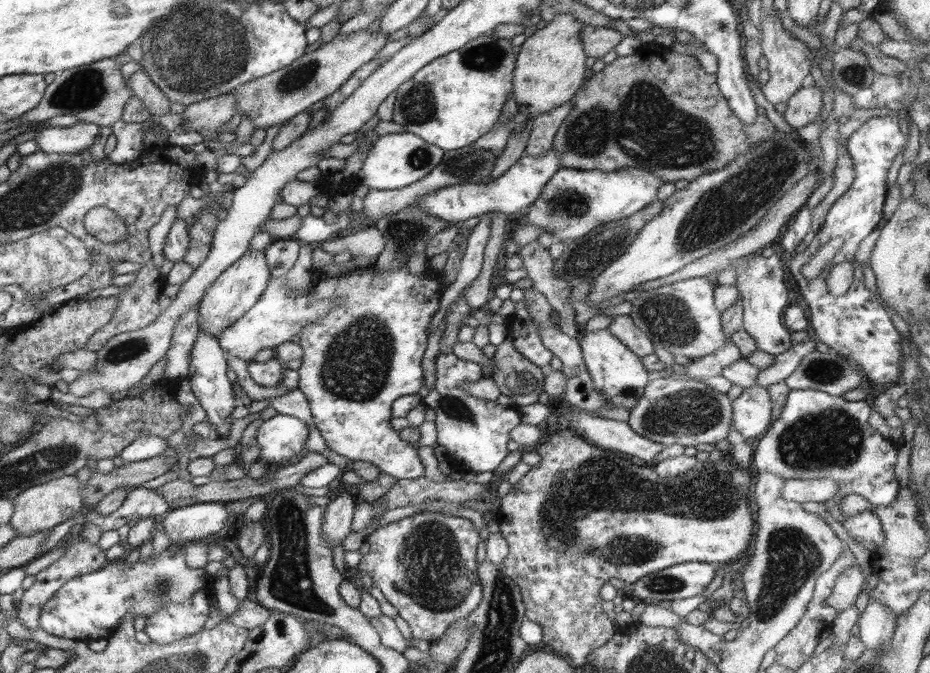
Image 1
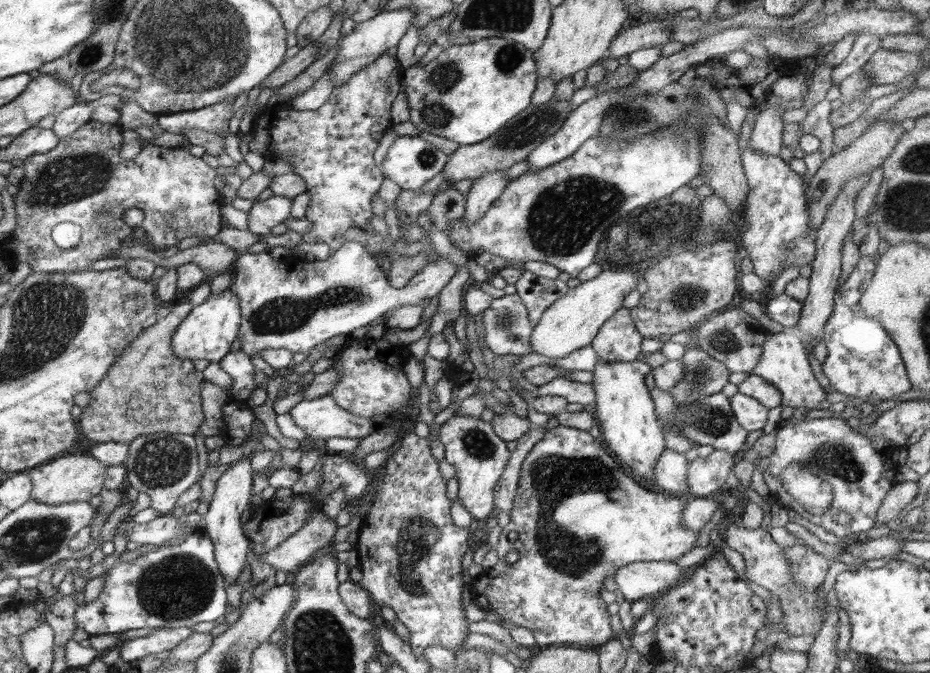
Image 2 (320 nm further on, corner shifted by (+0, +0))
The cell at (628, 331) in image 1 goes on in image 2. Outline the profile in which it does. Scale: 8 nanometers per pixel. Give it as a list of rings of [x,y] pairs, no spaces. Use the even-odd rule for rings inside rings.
[[[622,307],[600,327],[591,347],[604,362],[632,362],[641,353],[642,339],[634,326],[631,310]]]

